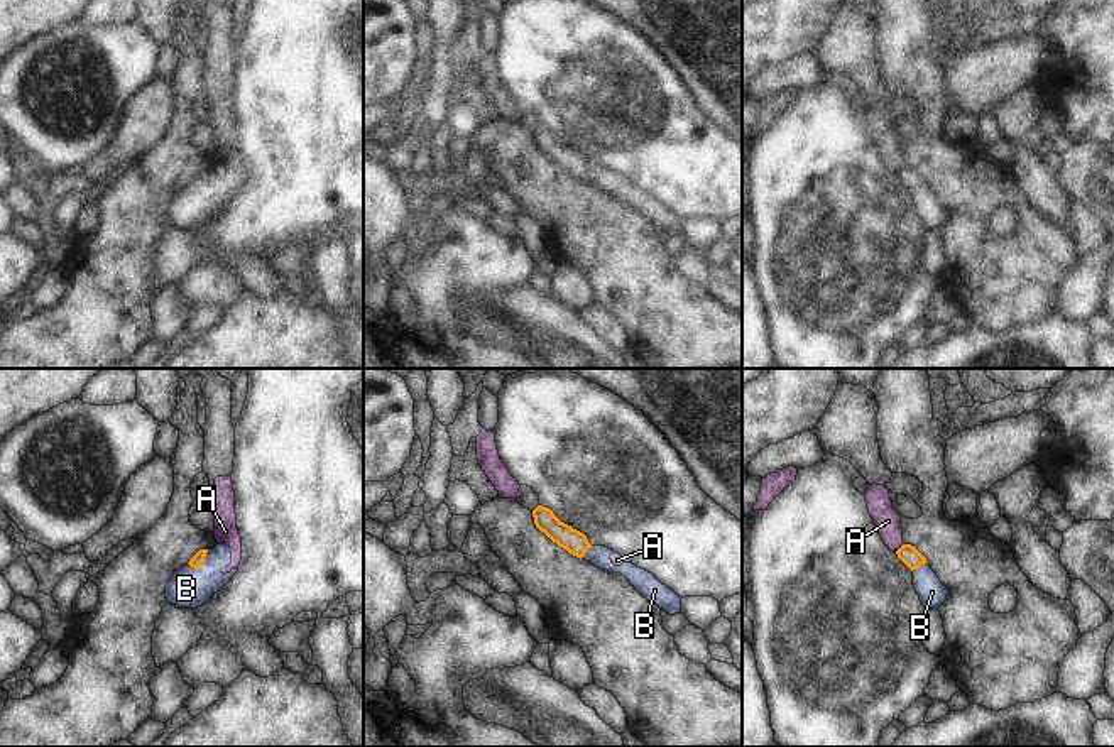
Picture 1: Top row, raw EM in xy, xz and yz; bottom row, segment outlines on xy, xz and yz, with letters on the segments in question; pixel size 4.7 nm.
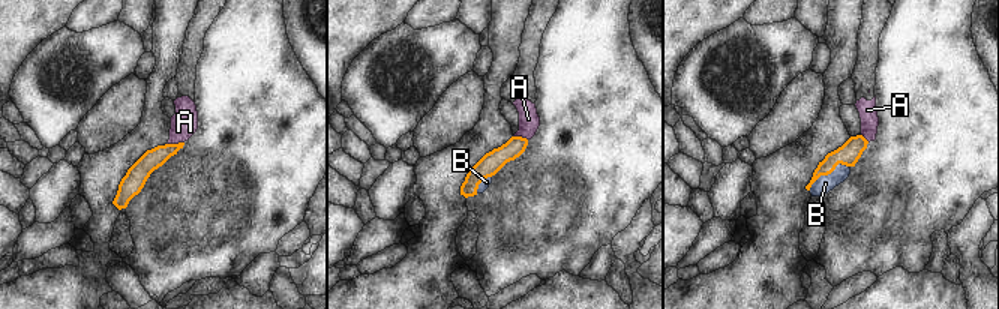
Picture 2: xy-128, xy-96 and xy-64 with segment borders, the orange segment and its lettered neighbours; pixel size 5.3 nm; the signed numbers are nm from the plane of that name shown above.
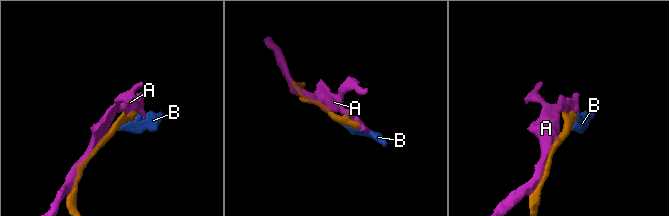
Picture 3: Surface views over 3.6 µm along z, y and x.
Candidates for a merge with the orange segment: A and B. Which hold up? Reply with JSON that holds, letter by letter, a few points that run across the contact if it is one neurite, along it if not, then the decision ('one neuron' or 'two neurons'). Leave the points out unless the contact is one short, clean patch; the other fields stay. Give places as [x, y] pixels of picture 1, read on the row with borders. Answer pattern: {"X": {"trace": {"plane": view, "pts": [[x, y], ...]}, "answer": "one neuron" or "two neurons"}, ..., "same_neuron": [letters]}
{"A": {"answer": "two neurons"}, "B": {"trace": {"plane": "xy", "pts": [[198, 558], [202, 563], [202, 573], [186, 588]]}, "answer": "one neuron"}, "same_neuron": ["B"]}

